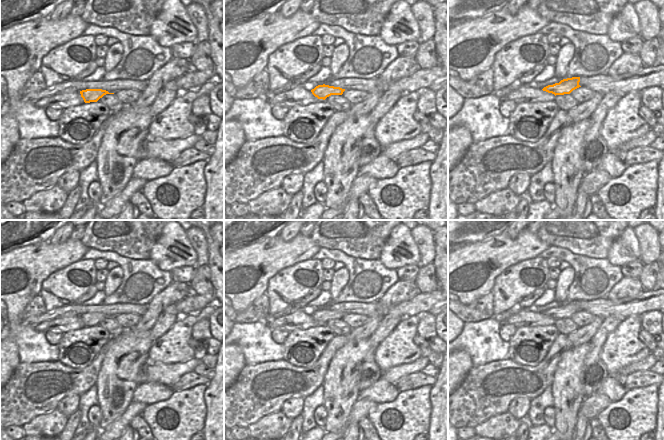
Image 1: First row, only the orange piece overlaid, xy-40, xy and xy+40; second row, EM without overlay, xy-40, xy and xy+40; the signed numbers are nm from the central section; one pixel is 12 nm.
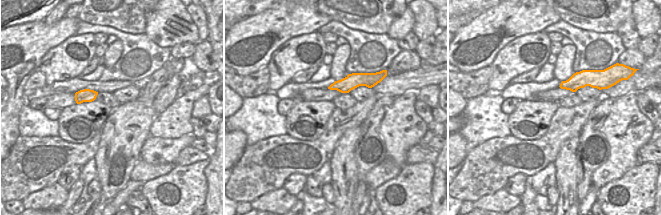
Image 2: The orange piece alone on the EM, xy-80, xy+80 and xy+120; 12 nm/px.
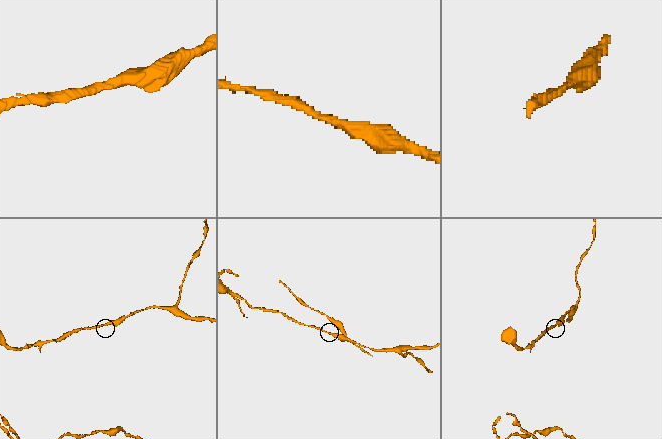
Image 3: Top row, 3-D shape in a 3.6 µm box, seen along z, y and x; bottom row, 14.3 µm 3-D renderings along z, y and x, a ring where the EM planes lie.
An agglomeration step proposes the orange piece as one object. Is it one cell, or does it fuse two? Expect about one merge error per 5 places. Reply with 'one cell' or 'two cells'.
one cell

